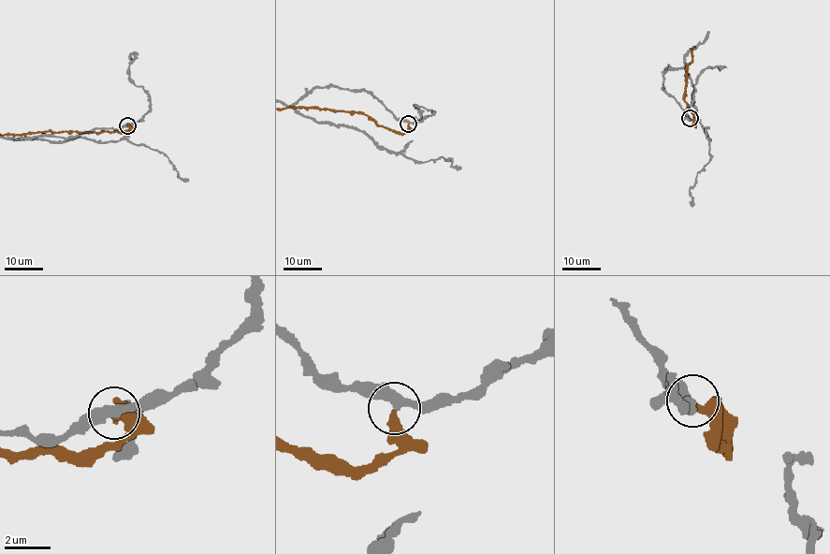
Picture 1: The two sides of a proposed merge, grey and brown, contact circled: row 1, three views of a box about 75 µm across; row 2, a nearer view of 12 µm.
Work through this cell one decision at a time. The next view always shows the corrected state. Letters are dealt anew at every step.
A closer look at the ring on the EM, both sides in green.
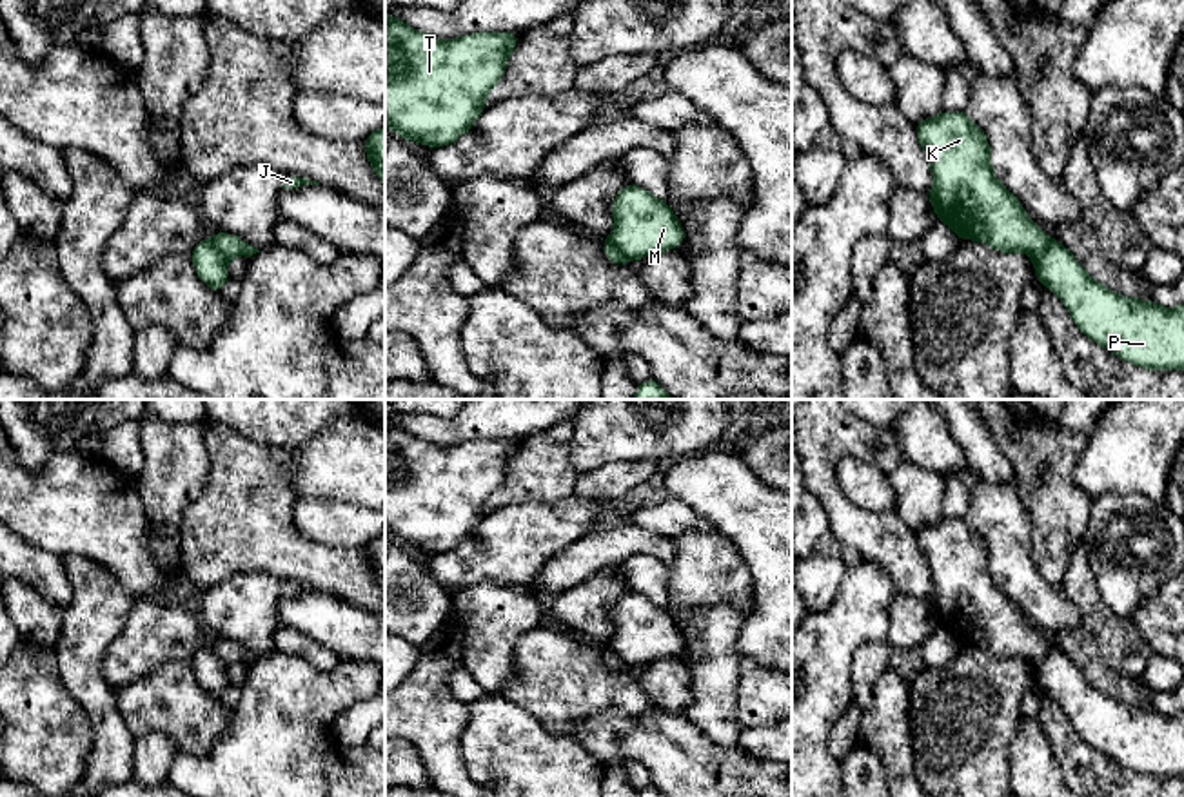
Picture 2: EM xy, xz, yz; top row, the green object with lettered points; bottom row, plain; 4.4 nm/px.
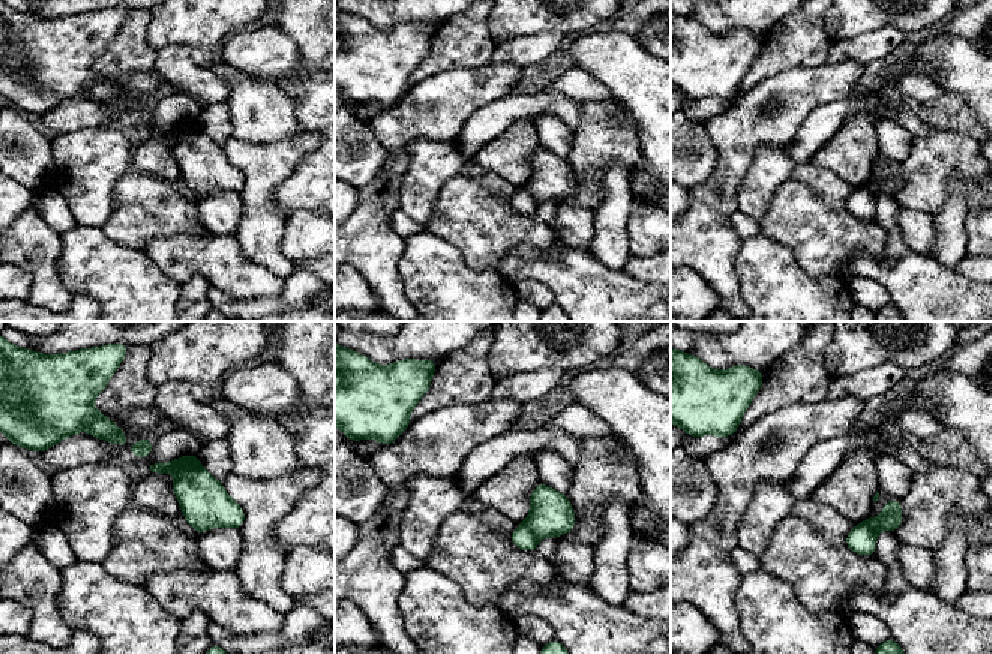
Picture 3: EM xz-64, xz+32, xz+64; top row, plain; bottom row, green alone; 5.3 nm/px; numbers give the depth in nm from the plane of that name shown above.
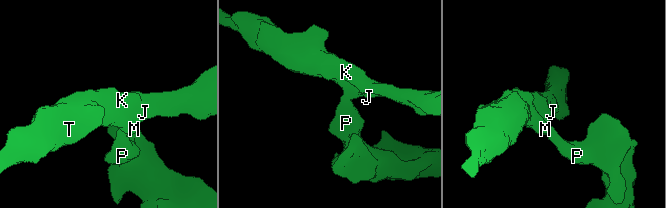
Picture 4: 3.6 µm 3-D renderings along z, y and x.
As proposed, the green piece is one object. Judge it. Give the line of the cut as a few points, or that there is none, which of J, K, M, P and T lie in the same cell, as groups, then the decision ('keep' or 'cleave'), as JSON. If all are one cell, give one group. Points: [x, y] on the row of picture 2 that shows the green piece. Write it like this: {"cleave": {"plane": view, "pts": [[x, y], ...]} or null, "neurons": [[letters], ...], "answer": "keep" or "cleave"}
{"cleave": {"plane": "xz", "pts": [[607, 238], [629, 260]]}, "neurons": [["J", "K", "M", "T"], ["P"]], "answer": "cleave"}

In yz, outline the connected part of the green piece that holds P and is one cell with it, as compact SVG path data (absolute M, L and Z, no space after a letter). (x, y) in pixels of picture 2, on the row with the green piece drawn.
M1055 238L1035 261L1035 280L1061 298L1082 334L1122 361L1184 370L1184 305L1164 309L1106 289Z

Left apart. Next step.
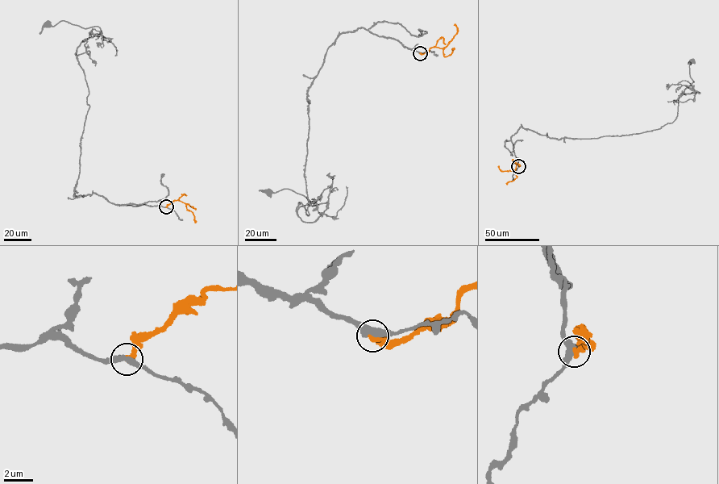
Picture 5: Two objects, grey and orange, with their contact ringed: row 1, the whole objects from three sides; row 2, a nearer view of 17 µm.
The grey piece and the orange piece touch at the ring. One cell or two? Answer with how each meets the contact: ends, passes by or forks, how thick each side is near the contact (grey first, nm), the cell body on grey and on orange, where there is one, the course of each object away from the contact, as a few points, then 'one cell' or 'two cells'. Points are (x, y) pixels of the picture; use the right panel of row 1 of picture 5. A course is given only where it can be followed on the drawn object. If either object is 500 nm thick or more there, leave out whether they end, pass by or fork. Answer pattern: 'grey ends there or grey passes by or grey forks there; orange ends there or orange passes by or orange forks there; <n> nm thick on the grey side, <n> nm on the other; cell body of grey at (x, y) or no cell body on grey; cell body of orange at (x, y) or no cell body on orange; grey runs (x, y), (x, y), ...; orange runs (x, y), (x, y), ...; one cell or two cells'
grey passes by; orange ends there; 440 nm thick on the grey side, 400 nm on the other; cell body of grey at (691, 60); no cell body on orange; grey runs (518, 166), (511, 138), (521, 127), (588, 139), (671, 123), (679, 98), (700, 93), (689, 85), (691, 60); orange runs (518, 166), (517, 164), (517, 177), (506, 184); one cell

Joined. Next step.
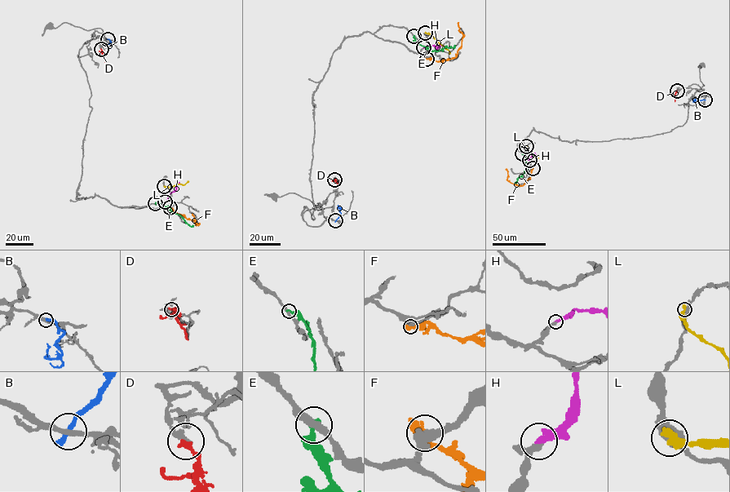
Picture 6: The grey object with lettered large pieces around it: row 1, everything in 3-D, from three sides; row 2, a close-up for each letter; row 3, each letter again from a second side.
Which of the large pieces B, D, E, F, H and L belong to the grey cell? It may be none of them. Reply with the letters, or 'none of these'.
H

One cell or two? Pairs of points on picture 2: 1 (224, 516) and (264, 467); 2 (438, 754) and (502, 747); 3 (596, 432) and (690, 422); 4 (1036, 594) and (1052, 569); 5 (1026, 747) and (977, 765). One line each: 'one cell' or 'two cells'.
1: one cell
2: two cells
3: one cell
4: two cells
5: two cells

